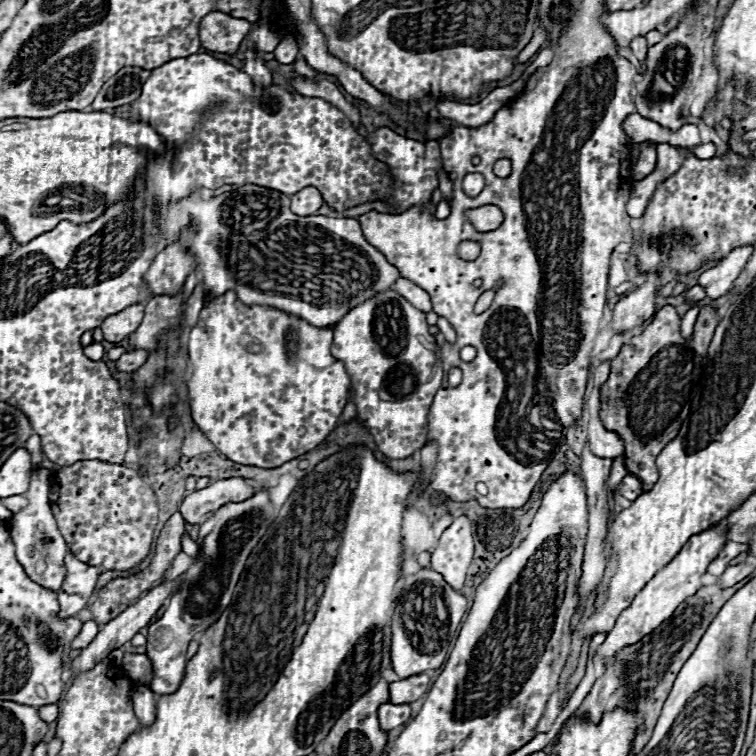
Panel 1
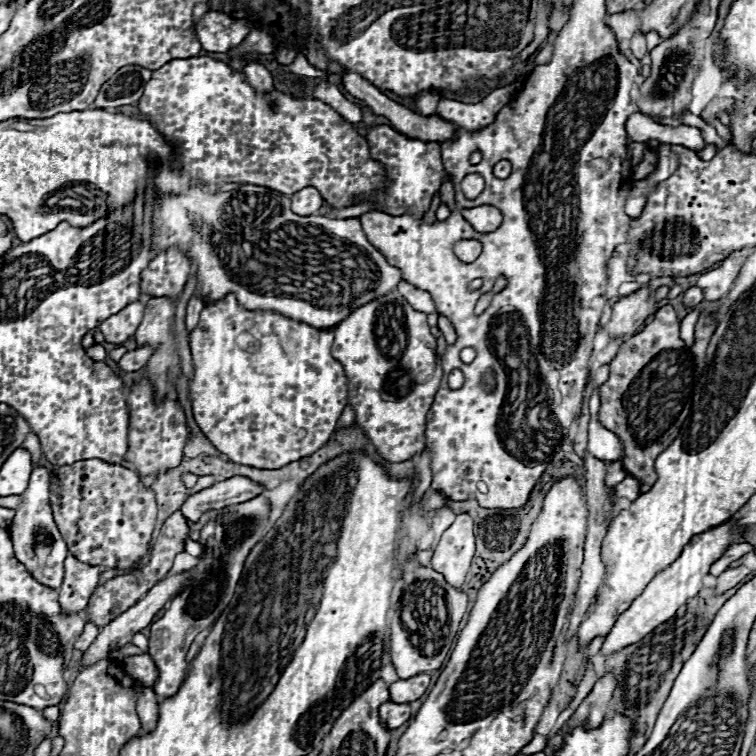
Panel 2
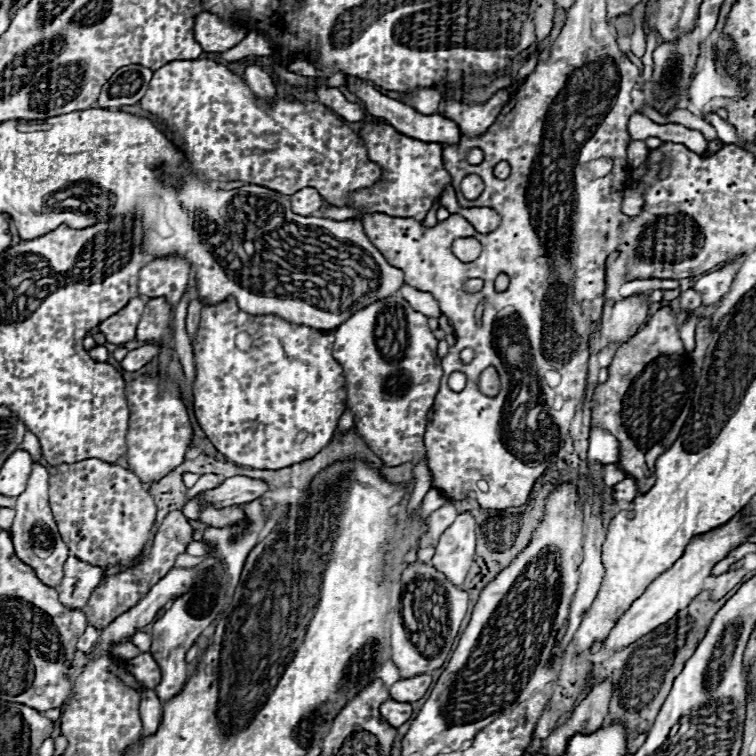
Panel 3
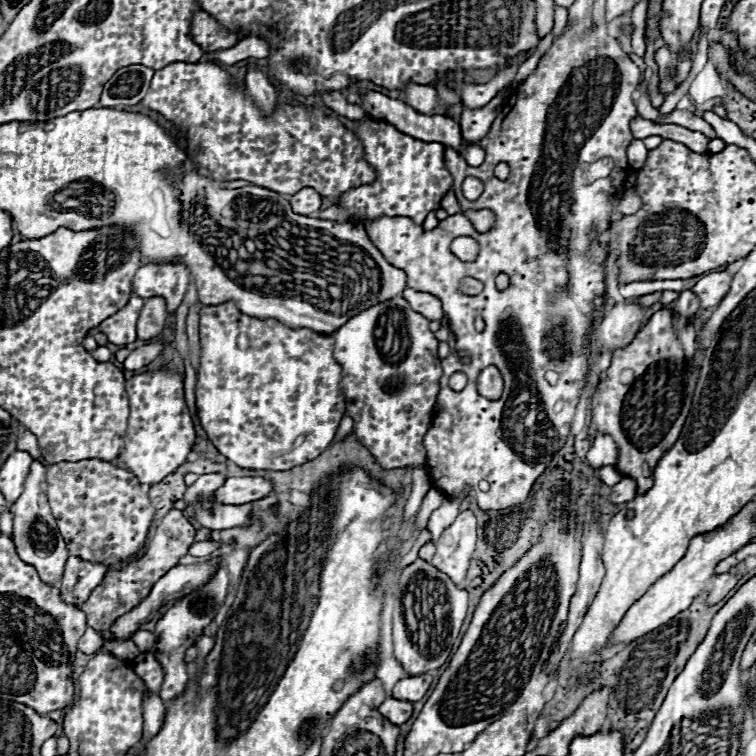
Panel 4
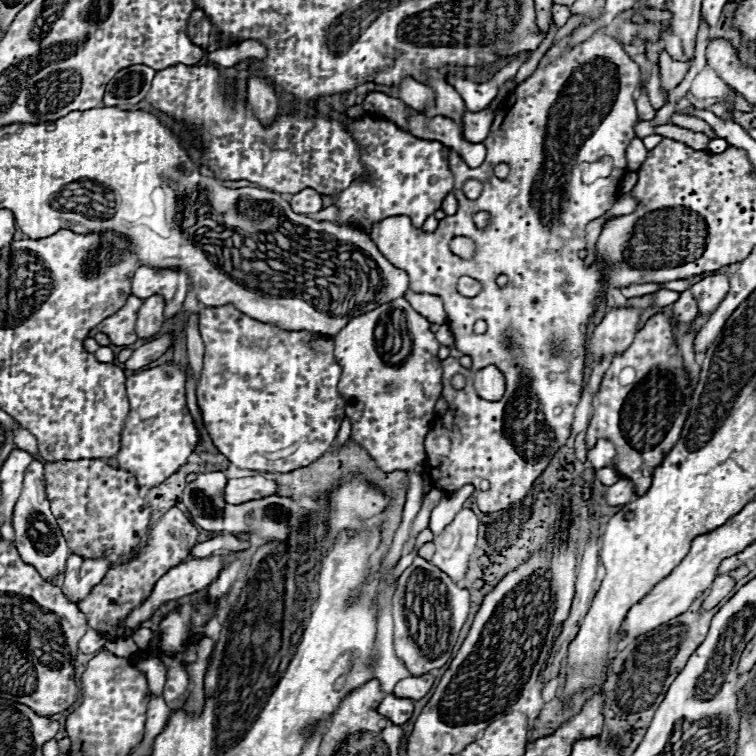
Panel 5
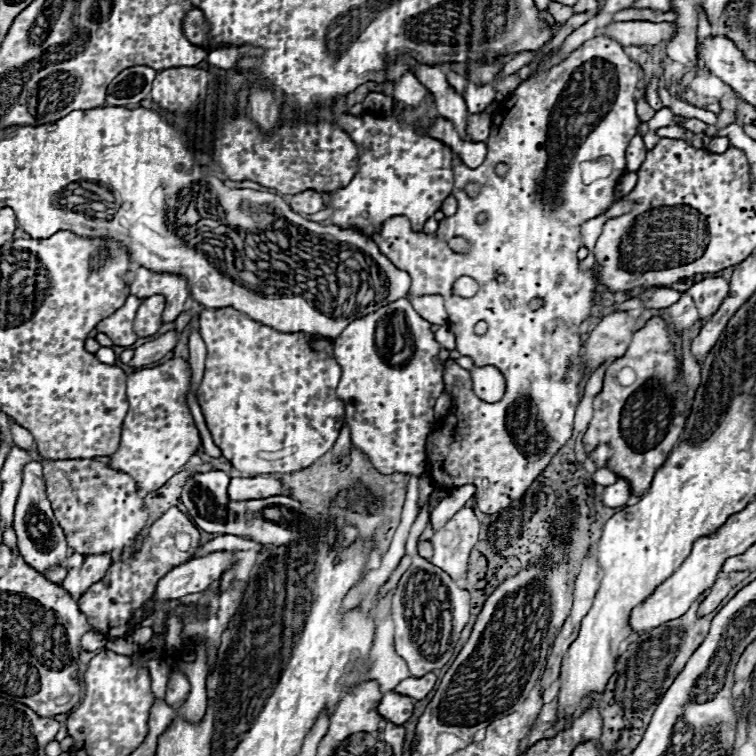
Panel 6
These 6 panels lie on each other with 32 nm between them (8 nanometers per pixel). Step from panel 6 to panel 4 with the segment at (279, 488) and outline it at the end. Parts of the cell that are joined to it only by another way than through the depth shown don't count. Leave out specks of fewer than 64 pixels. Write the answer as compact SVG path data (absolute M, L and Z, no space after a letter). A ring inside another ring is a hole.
M244 476L244 478L228 478L224 486L216 492L216 498L224 504L246 504L268 496L274 490L272 482L260 476Z

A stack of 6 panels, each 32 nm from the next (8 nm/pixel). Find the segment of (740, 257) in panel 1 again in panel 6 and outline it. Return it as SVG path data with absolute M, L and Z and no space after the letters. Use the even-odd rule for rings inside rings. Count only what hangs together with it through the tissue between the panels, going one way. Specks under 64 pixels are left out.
M706 278L702 282L696 282L688 292L696 302L700 318L710 320L712 312L716 312L716 308L720 308L728 296L728 282L724 278Z

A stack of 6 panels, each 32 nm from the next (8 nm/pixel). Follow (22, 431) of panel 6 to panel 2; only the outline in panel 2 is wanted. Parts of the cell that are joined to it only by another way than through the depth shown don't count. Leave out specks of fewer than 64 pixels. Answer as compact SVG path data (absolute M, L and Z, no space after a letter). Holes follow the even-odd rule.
M28 434L26 436L26 440L24 440L24 444L22 444L22 448L24 450L28 450L30 454L32 454L32 462L34 464L38 464L40 462L40 458L42 458L42 450L40 450L40 442L38 442L38 436L36 434Z

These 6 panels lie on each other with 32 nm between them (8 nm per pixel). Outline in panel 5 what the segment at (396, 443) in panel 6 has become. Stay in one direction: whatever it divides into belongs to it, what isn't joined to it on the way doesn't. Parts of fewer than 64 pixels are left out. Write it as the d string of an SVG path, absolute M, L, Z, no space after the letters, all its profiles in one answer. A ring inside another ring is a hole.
M398 298L352 318L334 336L334 346L334 356L342 366L338 392L346 400L346 418L352 424L352 440L372 456L382 472L418 472L426 460L424 436L432 428L434 404L440 398L442 388L442 366L436 356L440 344L430 332L430 322L422 318L406 298Z

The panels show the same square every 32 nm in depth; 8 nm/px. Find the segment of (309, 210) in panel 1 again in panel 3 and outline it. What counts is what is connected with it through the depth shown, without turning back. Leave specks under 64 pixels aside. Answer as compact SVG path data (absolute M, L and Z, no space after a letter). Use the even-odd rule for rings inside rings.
M302 188L296 194L290 196L292 200L292 210L300 216L310 216L312 212L320 210L322 206L322 196L314 188Z

